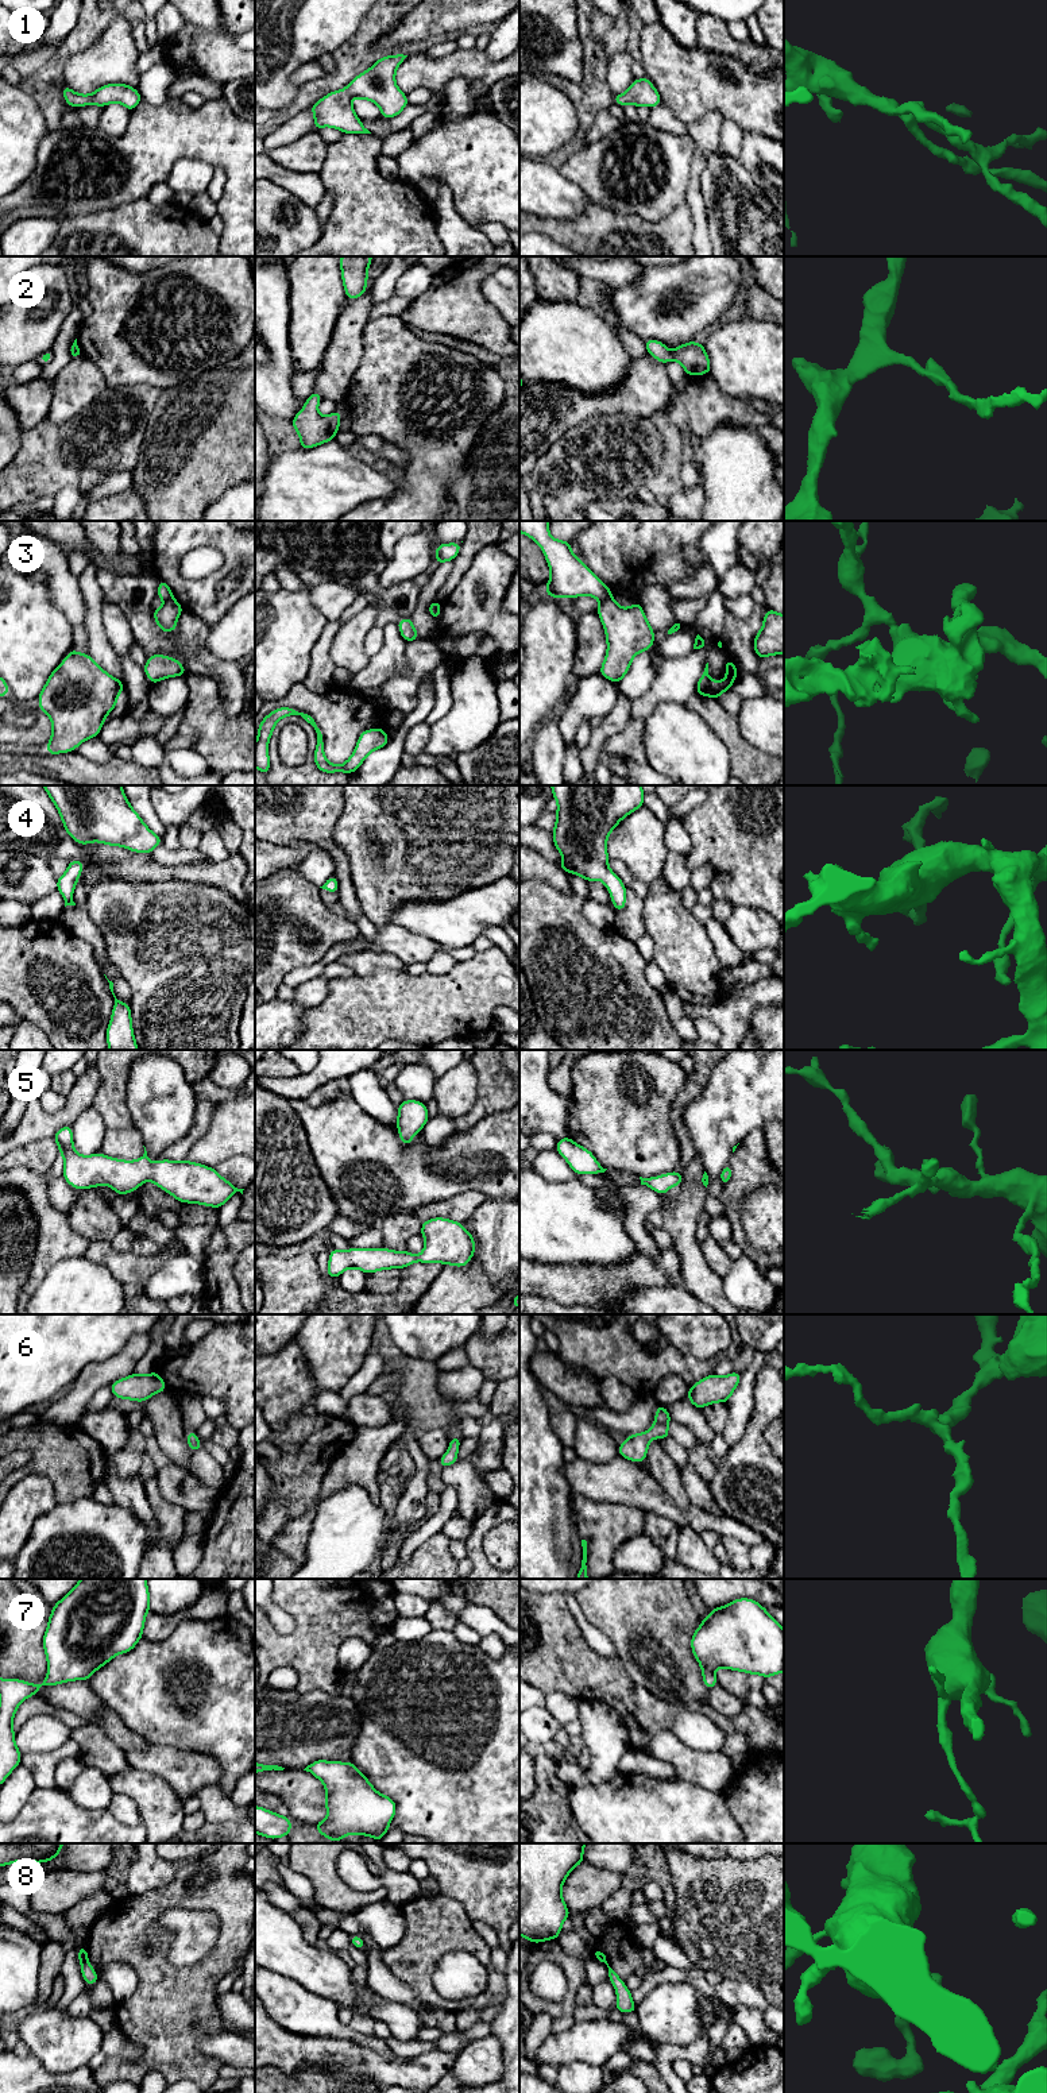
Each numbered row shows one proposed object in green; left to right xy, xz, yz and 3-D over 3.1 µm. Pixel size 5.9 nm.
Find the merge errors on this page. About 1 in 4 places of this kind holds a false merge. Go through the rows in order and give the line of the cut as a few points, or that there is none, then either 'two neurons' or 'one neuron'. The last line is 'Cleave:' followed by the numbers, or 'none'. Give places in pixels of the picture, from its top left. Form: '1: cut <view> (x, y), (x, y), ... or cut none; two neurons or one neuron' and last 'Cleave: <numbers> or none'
1: cut none; one neuron
2: cut none; one neuron
3: cut yz (610, 595), (601, 602); two neurons
4: cut none; one neuron
5: cut none; one neuron
6: cut none; one neuron
7: cut none; one neuron
8: cut none; one neuron
Cleave: 3

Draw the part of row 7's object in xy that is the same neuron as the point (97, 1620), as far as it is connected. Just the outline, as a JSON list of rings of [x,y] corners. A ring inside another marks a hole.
[[[81,1579],[54,1604],[42,1640],[47,1658],[47,1677],[40,1684],[0,1679],[0,1787],[22,1760],[12,1729],[12,1719],[19,1704],[36,1695],[40,1687],[73,1680],[88,1681],[113,1657],[132,1650],[143,1637],[148,1611],[147,1579]]]

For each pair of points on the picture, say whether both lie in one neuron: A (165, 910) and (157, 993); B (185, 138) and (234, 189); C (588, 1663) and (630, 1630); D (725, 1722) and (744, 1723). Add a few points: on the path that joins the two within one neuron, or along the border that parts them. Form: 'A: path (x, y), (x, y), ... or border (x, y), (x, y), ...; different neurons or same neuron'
A: path (165, 930), (165, 973); same neuron
B: path (201, 138), (234, 173); same neuron
C: border (617, 1657), (636, 1683); different neurons
D: path (729, 1723), (740, 1723); same neuron

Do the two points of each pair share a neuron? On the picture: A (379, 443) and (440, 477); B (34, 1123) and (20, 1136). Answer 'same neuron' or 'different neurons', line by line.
A: different neurons
B: same neuron

